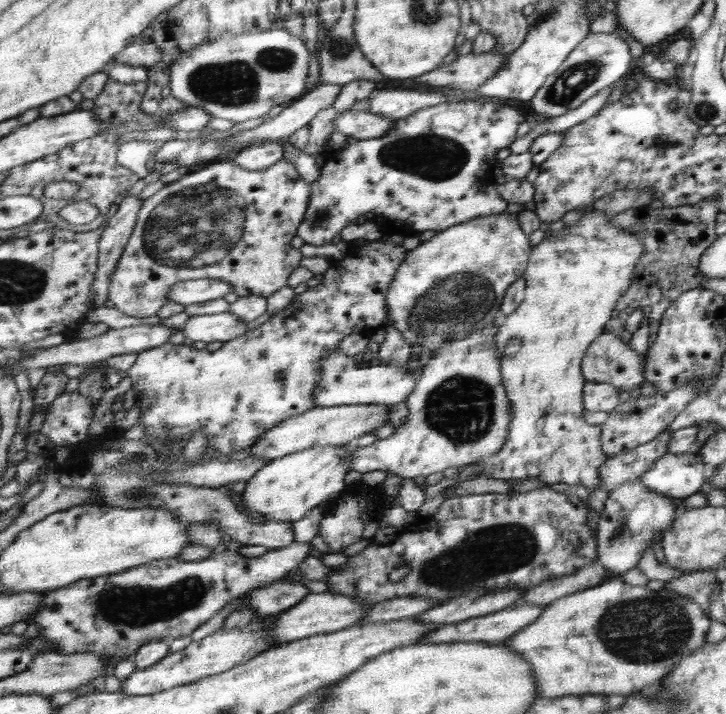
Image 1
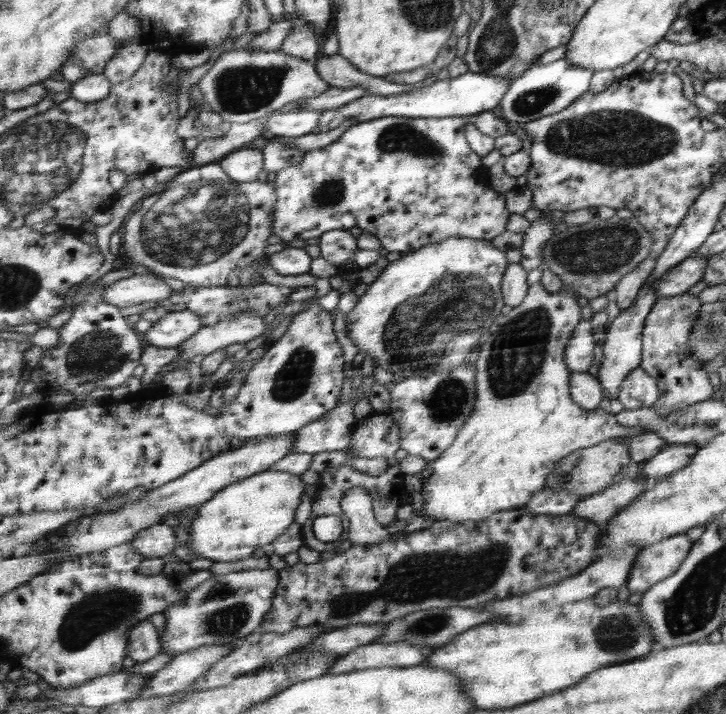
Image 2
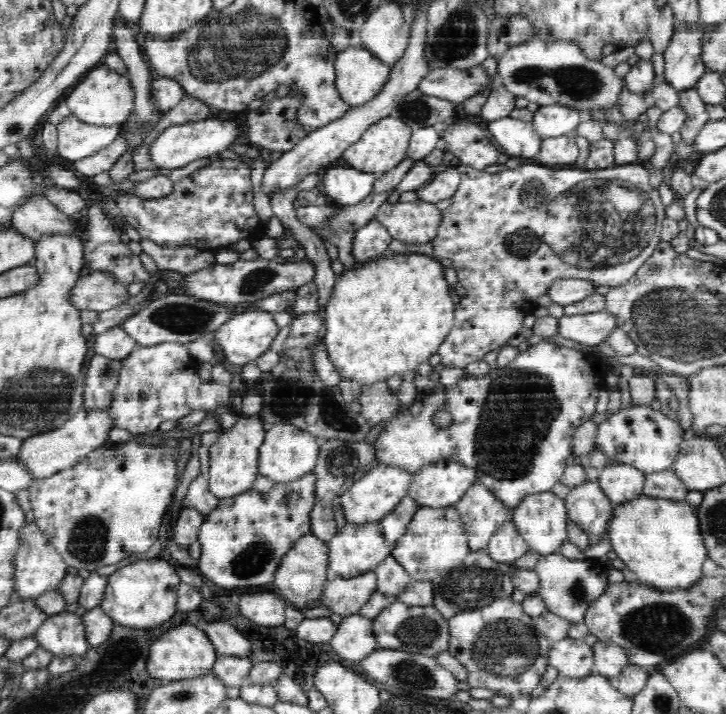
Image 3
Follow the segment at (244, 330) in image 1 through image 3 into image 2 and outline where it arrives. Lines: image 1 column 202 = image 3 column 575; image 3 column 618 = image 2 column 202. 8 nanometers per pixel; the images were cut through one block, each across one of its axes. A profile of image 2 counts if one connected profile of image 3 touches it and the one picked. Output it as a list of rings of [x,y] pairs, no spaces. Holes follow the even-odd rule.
[[[193,310],[172,311],[153,323],[145,338],[154,346],[172,348],[189,341],[204,328],[203,318]]]

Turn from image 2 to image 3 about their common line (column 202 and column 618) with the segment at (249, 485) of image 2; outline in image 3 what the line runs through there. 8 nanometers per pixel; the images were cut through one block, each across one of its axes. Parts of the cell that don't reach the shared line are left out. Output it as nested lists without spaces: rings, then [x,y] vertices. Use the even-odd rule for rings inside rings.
[[[644,494],[636,501],[628,501],[625,505],[620,505],[616,510],[616,516],[608,530],[609,539],[620,560],[623,560],[625,566],[637,575],[638,584],[650,586],[658,591],[678,593],[692,588],[702,578],[703,566],[709,556],[700,534],[699,521],[695,512],[696,510],[685,500],[670,502],[648,498]]]

